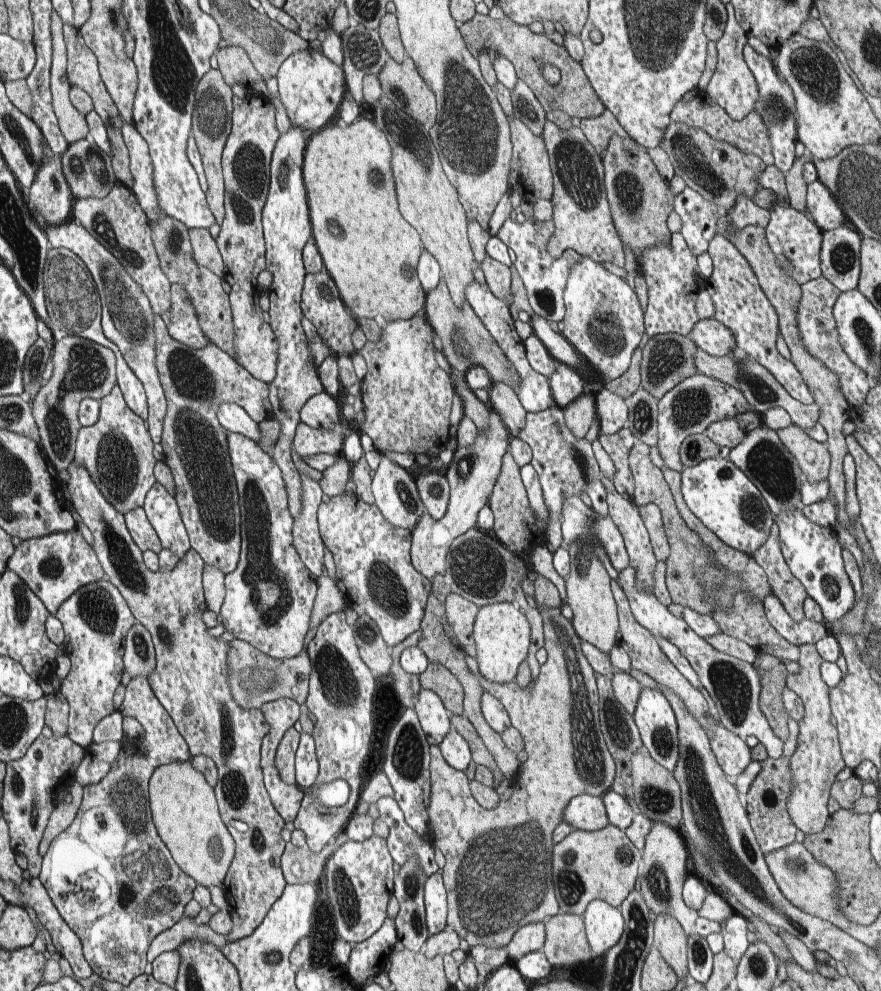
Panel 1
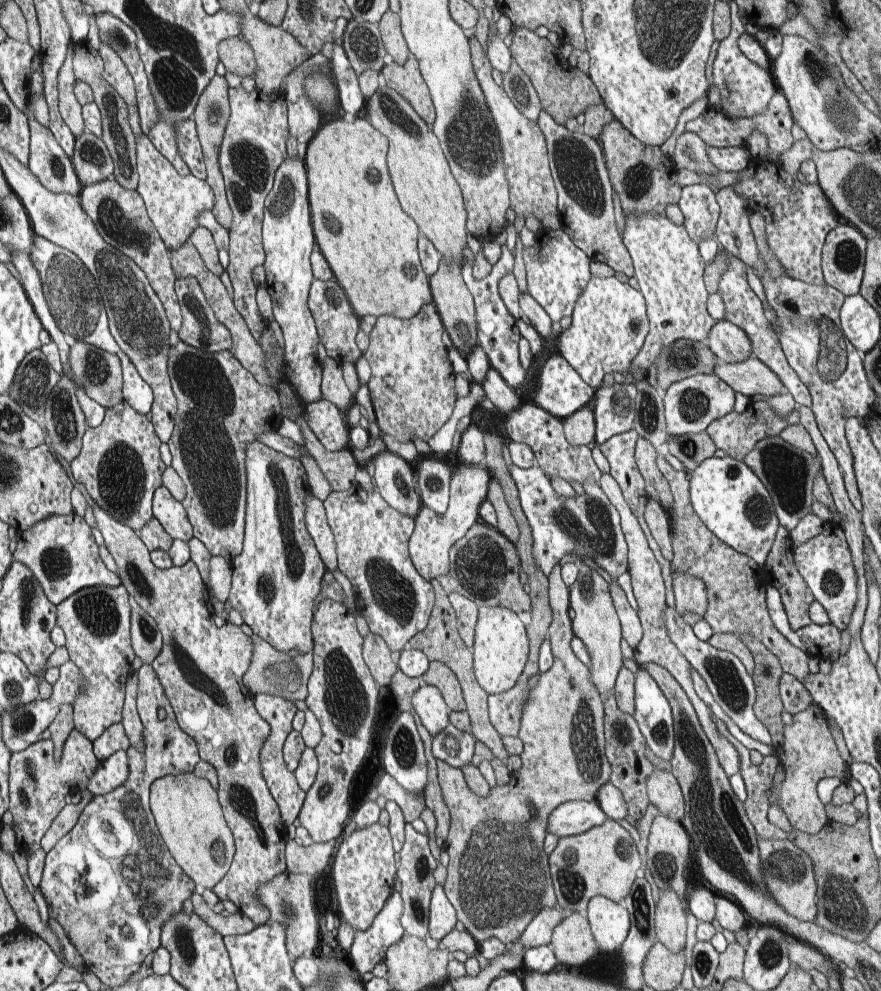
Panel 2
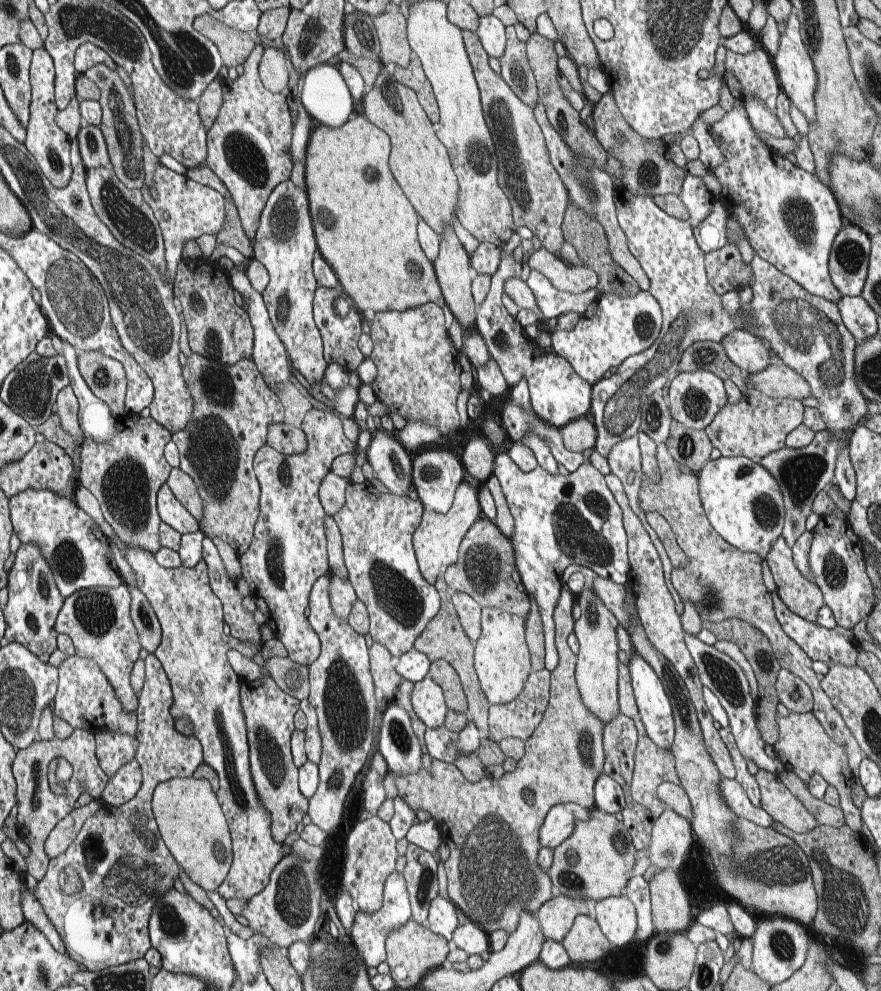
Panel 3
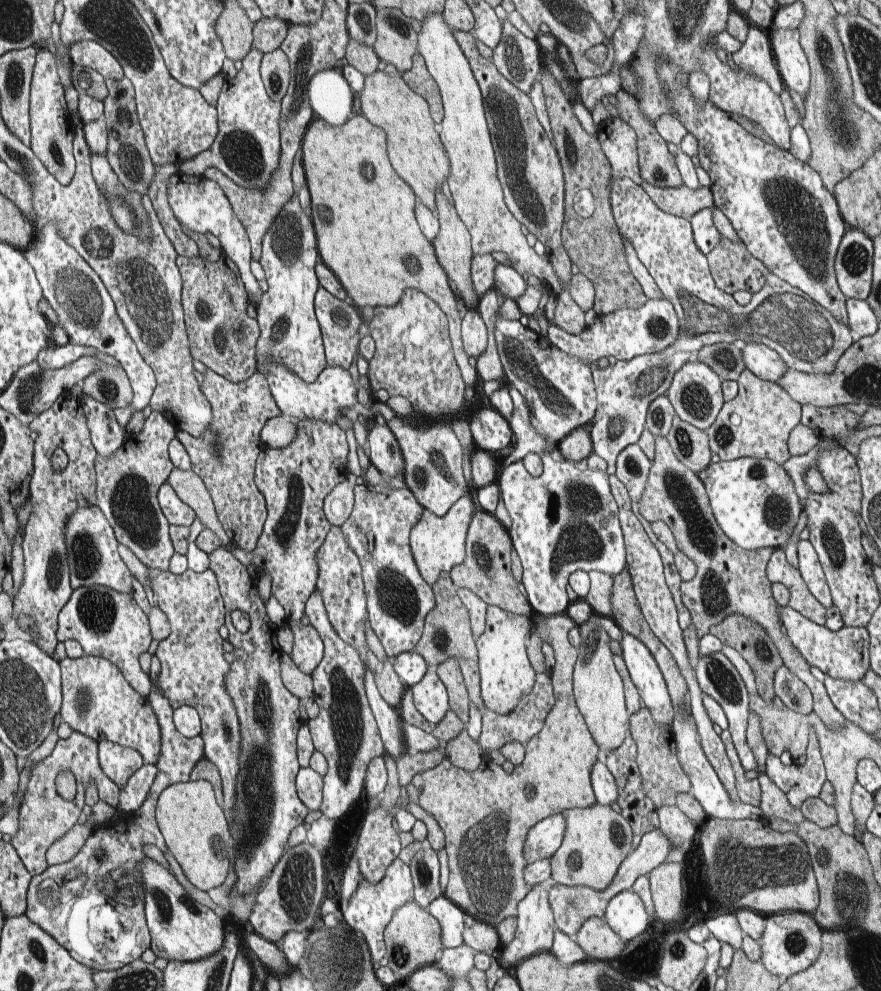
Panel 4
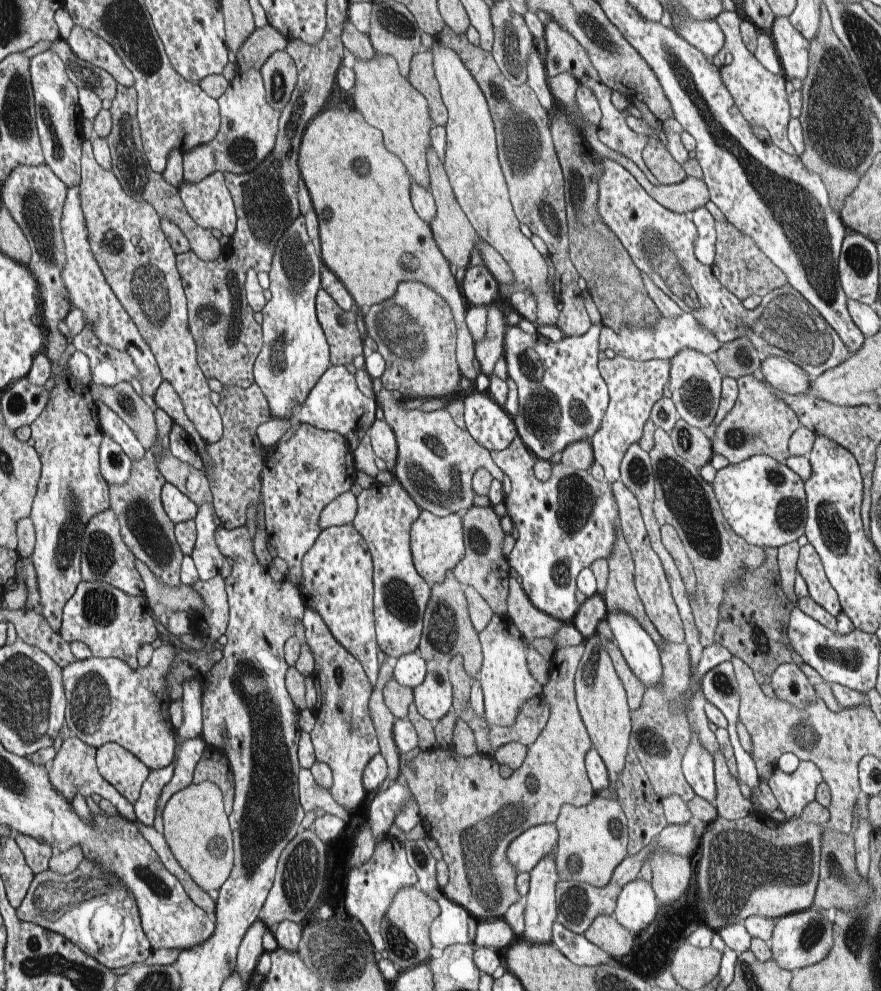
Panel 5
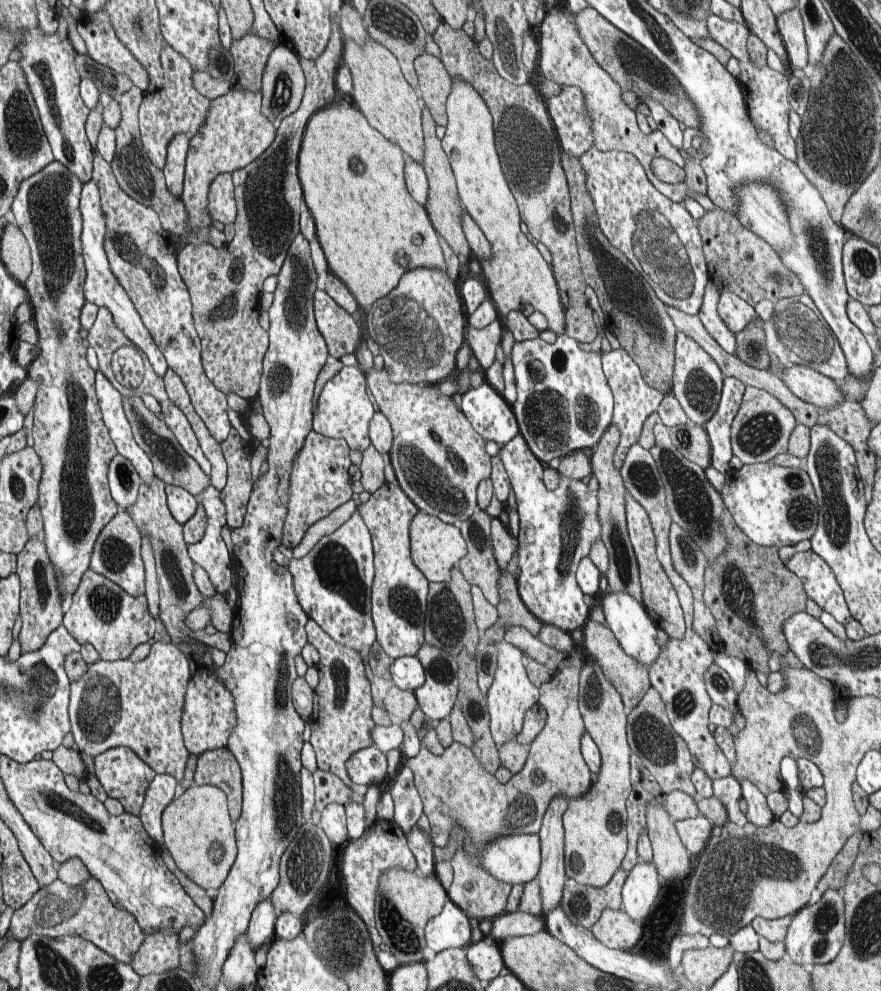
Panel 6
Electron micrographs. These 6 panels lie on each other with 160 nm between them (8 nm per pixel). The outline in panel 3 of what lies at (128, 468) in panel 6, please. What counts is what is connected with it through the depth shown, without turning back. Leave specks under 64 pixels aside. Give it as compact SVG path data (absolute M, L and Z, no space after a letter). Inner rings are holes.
M68 342L62 344L62 346L64 346L62 354L68 360L69 386L72 388L79 403L78 421L80 429L85 438L106 442L106 440L110 440L116 434L116 417L112 415L110 408L102 400L98 400L90 392L90 388L82 380L82 376L78 372L78 366L76 366L74 348Z

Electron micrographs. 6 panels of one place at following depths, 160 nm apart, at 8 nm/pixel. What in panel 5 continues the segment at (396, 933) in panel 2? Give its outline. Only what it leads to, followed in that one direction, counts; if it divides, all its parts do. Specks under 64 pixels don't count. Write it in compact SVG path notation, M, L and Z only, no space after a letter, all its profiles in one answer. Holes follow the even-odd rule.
M394 836L386 837L378 846L372 858L358 868L351 868L344 883L344 905L349 916L358 920L371 937L378 955L385 950L385 942L381 934L382 920L394 900L394 896L404 888L416 886L418 877L412 869L410 859L407 857L403 844L398 842Z

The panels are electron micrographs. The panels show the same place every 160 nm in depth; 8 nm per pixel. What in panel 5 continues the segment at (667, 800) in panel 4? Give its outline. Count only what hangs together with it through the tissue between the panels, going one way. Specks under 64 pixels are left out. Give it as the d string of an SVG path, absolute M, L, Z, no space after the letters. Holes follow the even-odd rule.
M686 642L662 648L659 652L663 667L662 690L648 689L640 708L631 712L629 747L636 752L658 798L663 801L676 795L688 803L695 793L686 782L681 765L682 754L690 742L689 723L682 707L682 697L689 689L691 678L690 652Z

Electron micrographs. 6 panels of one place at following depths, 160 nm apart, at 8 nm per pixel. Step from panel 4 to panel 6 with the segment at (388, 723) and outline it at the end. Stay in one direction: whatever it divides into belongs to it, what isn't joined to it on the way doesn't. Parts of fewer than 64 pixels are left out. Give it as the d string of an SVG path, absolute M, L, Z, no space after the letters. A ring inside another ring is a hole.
M357 508L340 528L323 536L304 557L290 558L287 566L294 577L299 603L310 620L321 625L335 641L357 650L365 658L377 640L371 615L374 557L370 529Z

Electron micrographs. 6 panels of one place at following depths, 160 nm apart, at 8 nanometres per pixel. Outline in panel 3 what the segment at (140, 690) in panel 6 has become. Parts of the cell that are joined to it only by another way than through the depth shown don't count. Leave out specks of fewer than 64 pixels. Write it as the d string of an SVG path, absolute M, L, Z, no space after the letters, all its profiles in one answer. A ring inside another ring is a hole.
M73 655L66 658L60 666L59 695L52 706L53 718L62 718L72 728L90 730L93 734L100 732L124 732L136 737L138 731L138 717L136 712L124 709L114 686L108 678L100 672L94 660Z

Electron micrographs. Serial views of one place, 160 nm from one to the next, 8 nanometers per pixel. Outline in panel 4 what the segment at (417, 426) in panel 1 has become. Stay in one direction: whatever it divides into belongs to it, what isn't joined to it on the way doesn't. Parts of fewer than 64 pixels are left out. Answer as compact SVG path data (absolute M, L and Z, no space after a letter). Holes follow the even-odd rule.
M412 289L404 292L398 304L391 307L374 307L374 316L368 323L372 338L375 340L376 354L369 360L367 376L371 390L384 388L391 396L404 396L414 407L416 413L430 418L444 418L446 412L460 408L464 402L464 379L461 368L456 365L452 342L448 336L448 318L442 307L422 291Z

